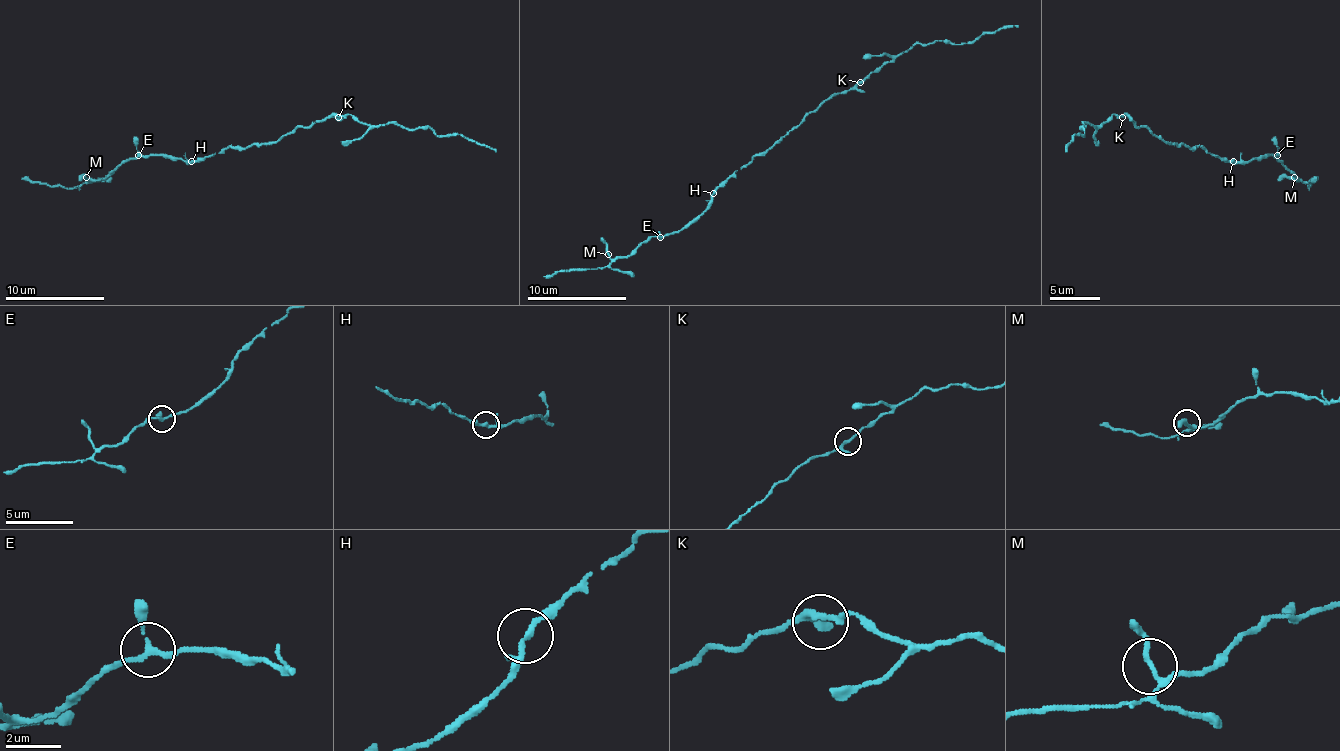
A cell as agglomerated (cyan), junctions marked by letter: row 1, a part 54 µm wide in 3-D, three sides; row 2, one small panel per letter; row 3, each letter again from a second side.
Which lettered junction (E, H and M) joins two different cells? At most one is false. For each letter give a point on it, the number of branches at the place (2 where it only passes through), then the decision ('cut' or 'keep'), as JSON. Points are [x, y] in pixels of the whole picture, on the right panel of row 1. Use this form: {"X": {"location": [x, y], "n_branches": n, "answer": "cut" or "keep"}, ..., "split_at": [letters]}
{"E": {"location": [1277, 155], "n_branches": 3, "answer": "keep"}, "H": {"location": [1233, 161], "n_branches": 3, "answer": "keep"}, "M": {"location": [1294, 177], "n_branches": 3, "answer": "keep"}, "split_at": []}

